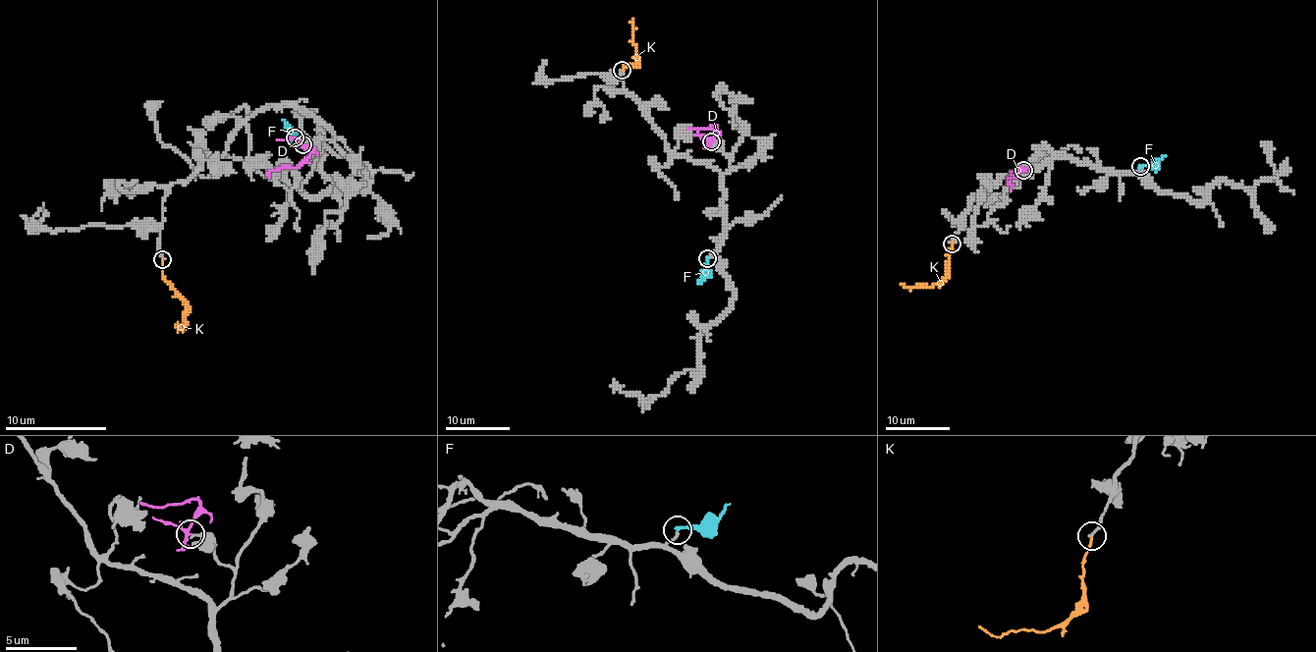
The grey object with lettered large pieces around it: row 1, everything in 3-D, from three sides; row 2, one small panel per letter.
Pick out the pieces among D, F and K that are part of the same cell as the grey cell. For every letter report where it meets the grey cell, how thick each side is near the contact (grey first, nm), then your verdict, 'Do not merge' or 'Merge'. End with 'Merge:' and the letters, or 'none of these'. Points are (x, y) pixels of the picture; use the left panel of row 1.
D: Touches grey at (302, 144). Thickness 300 nm (grey) against 180 nm. Do not merge
F: Touches grey at (295, 137). Thickness 190 nm (grey) against 240 nm. Do not merge
K: Touches grey at (162, 259). Thickness 220 nm (grey) against 150 nm. Do not merge
Merge: none of these

